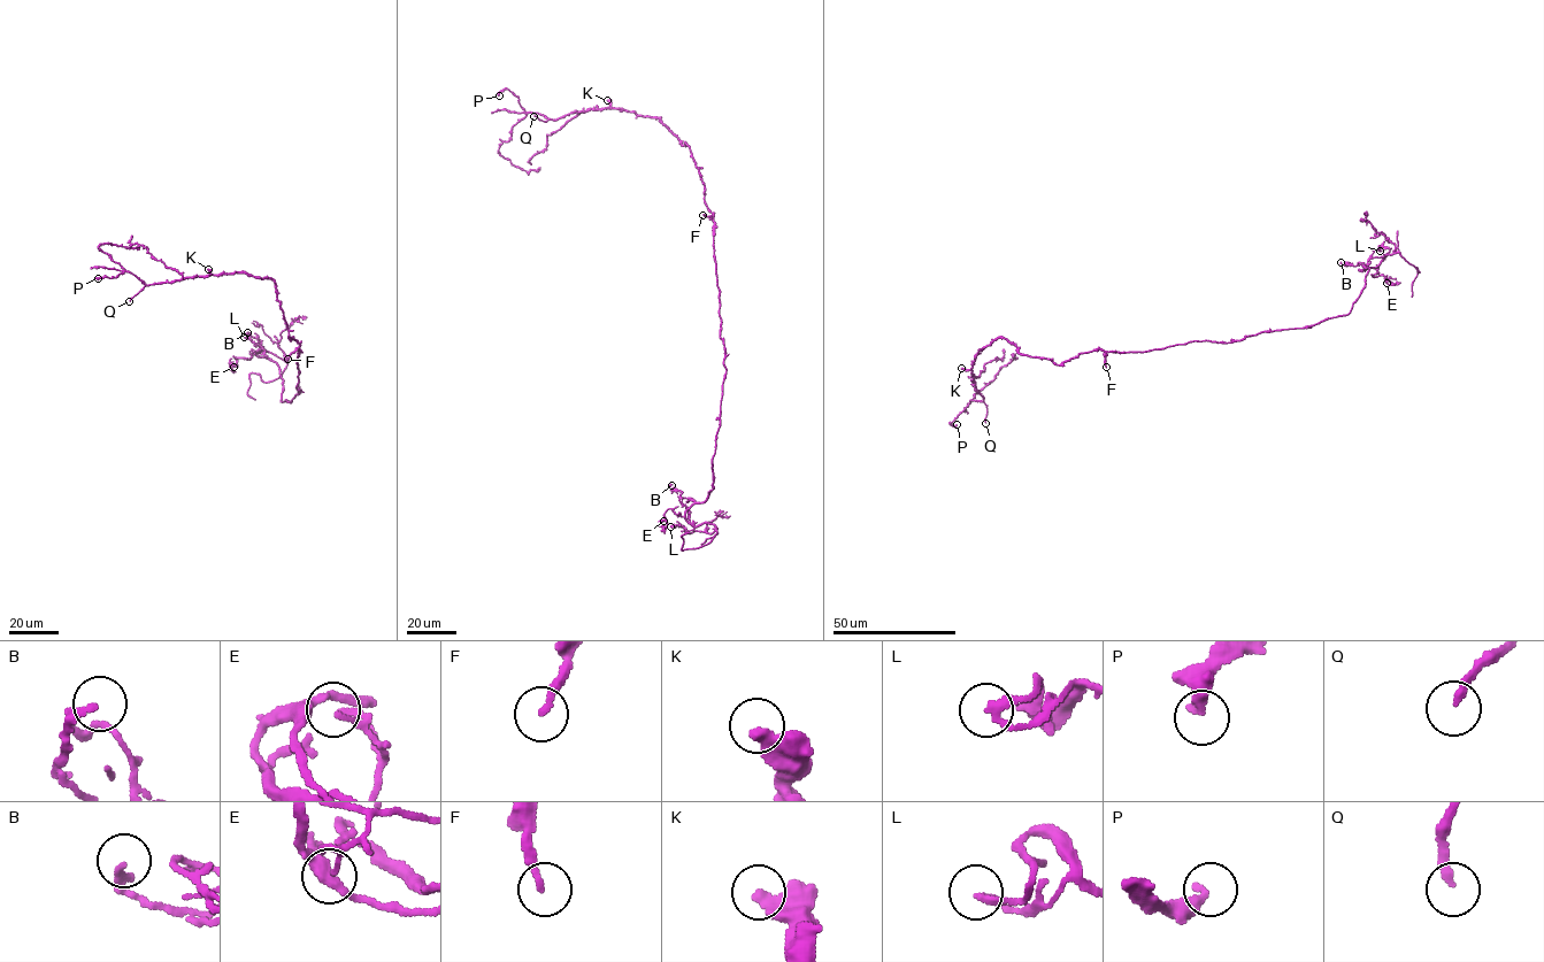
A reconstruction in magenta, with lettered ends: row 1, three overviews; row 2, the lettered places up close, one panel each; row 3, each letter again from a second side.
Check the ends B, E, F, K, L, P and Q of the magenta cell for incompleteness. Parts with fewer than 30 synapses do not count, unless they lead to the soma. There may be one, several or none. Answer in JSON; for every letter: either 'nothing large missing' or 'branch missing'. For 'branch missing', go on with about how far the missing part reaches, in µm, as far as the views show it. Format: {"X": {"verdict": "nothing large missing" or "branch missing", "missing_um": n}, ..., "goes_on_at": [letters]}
{"B": {"verdict": "nothing large missing"}, "E": {"verdict": "nothing large missing"}, "F": {"verdict": "nothing large missing"}, "K": {"verdict": "nothing large missing"}, "L": {"verdict": "nothing large missing"}, "P": {"verdict": "nothing large missing"}, "Q": {"verdict": "branch missing", "missing_um": 20}, "goes_on_at": ["Q"]}

